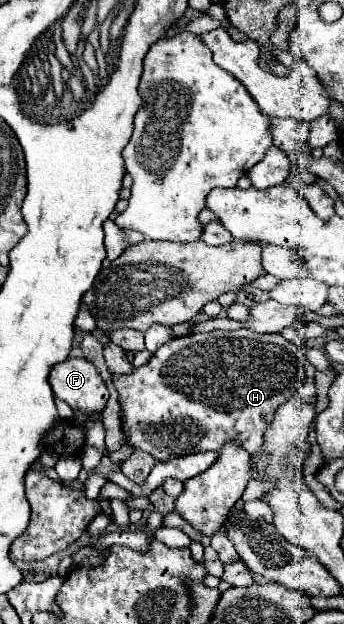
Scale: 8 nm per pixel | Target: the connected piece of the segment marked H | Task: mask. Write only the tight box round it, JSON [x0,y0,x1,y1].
[112,328,316,470]

